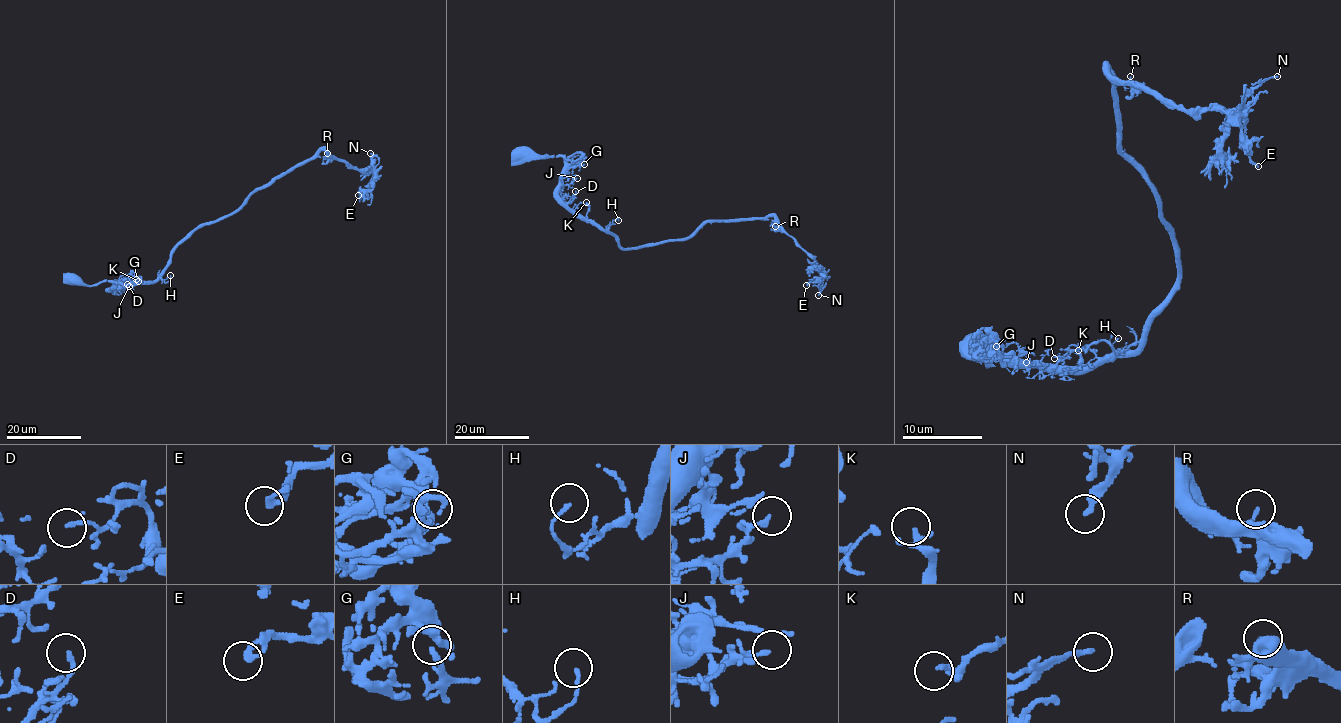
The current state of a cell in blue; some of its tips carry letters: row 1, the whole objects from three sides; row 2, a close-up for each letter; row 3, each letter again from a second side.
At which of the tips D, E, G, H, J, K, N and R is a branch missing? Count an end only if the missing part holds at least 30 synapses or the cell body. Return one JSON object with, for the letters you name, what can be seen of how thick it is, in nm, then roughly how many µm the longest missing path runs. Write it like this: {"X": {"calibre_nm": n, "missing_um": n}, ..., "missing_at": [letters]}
{"missing_at": []}

